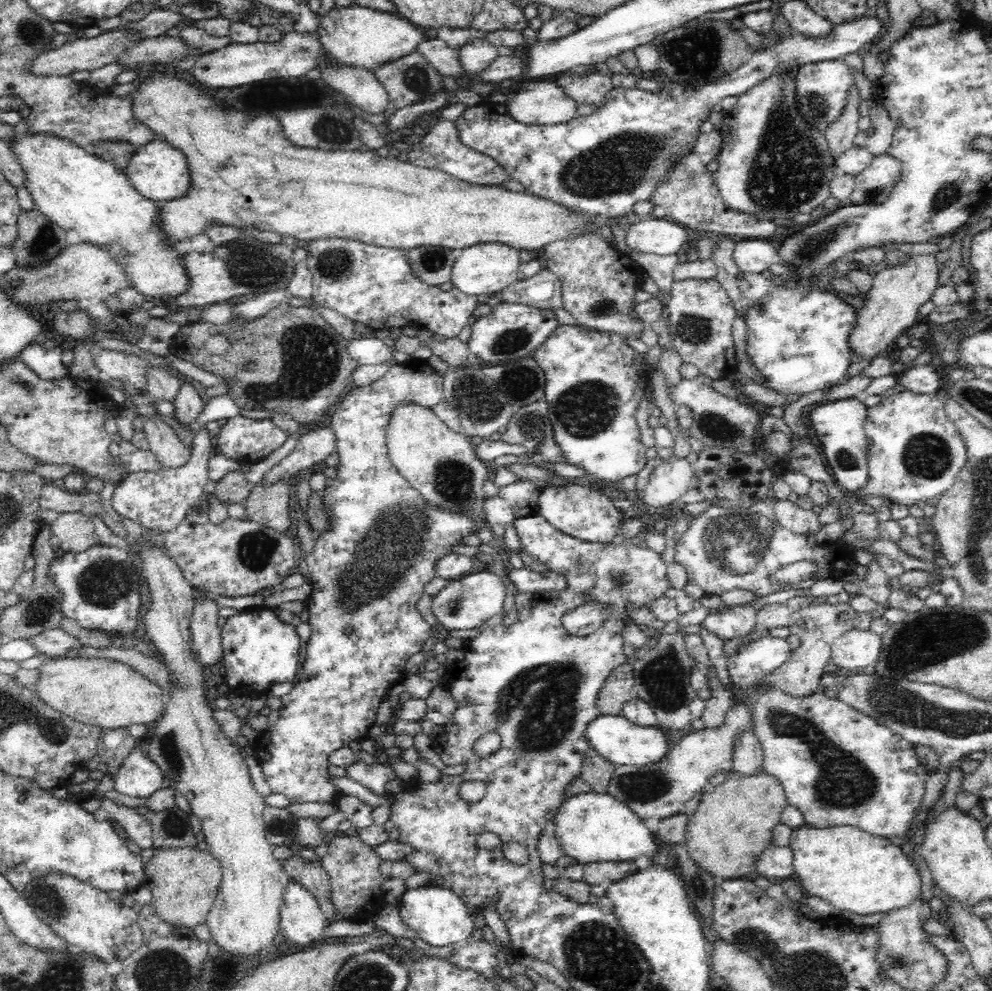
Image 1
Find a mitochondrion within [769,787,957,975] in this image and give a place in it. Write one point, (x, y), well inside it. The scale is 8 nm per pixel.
(899, 959)

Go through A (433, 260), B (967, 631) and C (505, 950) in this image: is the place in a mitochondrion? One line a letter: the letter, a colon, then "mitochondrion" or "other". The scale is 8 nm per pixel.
A: mitochondrion
B: mitochondrion
C: other

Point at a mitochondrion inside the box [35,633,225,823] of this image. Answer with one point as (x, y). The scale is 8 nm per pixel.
(169, 748)

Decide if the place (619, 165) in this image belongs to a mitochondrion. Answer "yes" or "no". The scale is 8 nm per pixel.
yes

